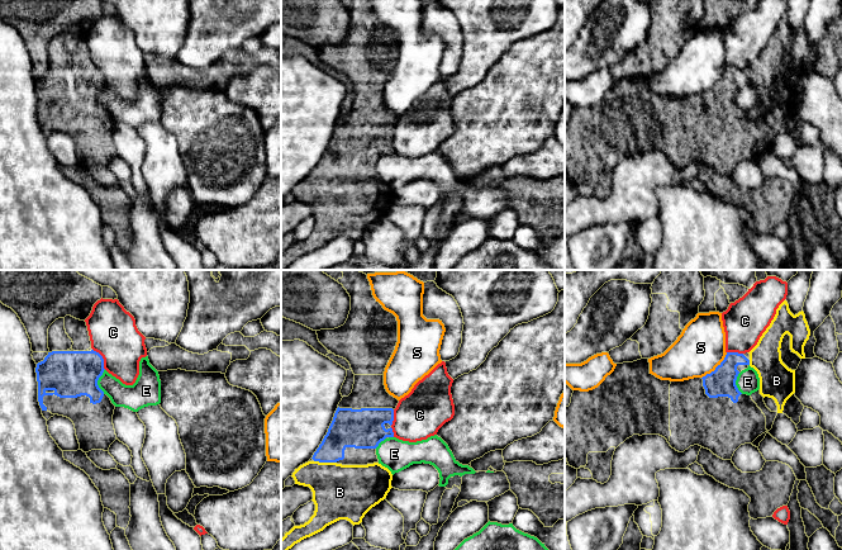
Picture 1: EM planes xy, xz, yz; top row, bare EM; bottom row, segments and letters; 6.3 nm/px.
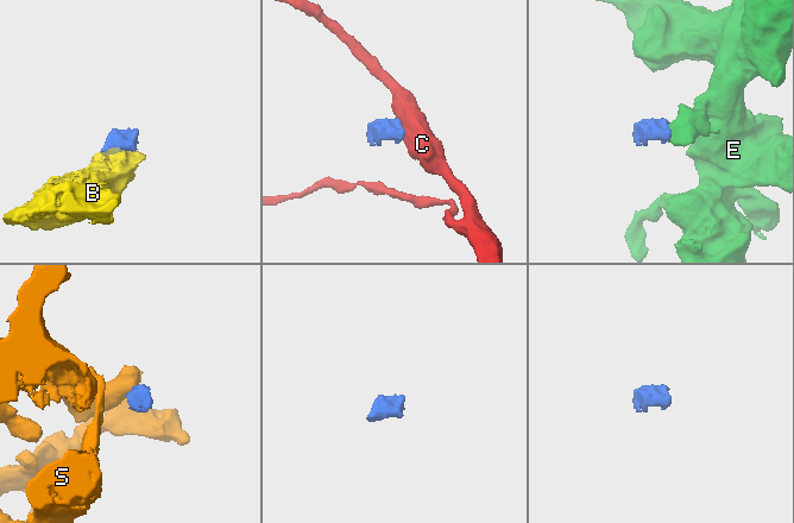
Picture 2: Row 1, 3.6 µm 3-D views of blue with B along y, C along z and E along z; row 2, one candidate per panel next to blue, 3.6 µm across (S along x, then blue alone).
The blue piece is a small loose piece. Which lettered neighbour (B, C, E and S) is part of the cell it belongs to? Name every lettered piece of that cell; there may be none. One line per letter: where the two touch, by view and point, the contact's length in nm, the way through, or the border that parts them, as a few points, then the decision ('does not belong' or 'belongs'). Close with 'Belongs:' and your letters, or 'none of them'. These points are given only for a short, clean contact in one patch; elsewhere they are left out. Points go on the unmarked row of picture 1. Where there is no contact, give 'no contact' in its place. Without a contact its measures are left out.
B: meets blue in xz at (326, 178); contact 140 nm long; belongs
C: meets blue in xy at (103, 75); contact 160 nm long; border along xy (93, 65), (101, 72), (105, 85); does not belong
E: meets blue in xy at (96, 98); contact 160 nm long; border along xy (104, 85), (98, 96), (98, 103), (103, 109); does not belong
S: meets blue in yz at (716, 84); contact 240 nm long; border along yz (727, 69), (724, 75), (702, 94); does not belong
Belongs: B

